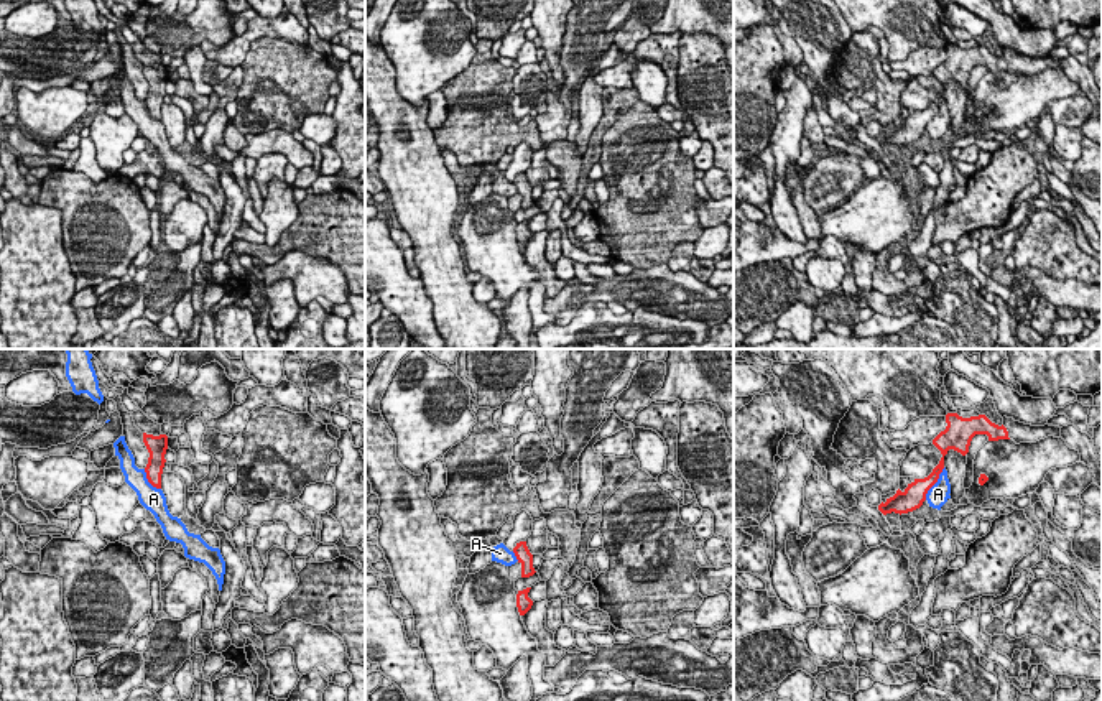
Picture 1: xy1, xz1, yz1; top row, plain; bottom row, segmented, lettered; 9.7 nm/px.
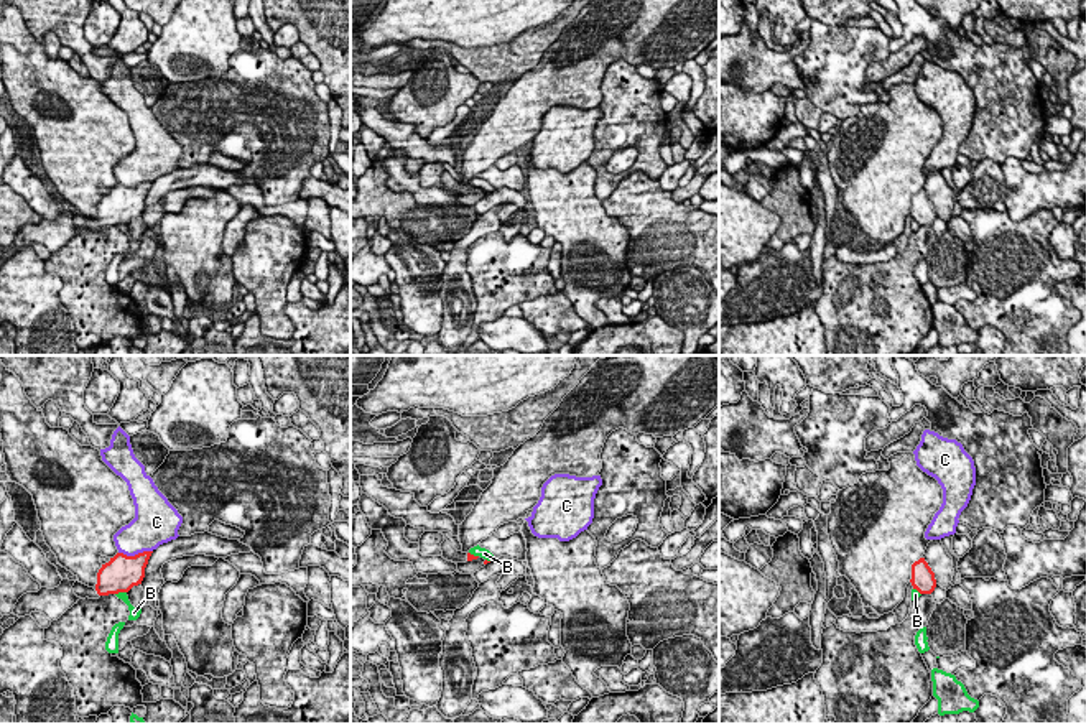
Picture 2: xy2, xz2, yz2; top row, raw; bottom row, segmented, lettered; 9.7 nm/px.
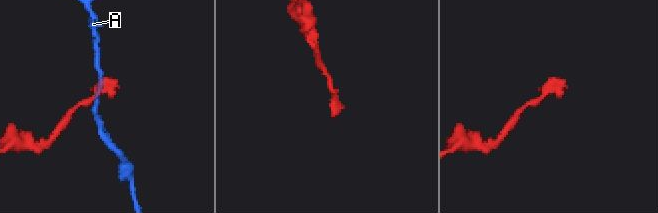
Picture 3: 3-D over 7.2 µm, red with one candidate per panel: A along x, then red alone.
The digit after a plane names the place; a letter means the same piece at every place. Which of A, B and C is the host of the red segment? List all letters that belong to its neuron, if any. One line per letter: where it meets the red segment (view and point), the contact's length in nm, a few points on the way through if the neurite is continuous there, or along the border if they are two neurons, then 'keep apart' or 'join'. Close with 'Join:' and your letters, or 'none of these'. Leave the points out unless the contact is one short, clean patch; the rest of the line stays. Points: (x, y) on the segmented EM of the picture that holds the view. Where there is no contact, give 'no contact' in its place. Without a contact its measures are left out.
A: yz1 (935, 482) | 380 nm | along yz1 (944, 468), (925, 499) | keep apart
B: xy2 (120, 591) | 120 nm | along xy2 (125, 591), (116, 594) | keep apart
C: xy2 (135, 555) | 340 nm | along xy2 (152, 550), (134, 555), (119, 553) | keep apart
Join: none of these

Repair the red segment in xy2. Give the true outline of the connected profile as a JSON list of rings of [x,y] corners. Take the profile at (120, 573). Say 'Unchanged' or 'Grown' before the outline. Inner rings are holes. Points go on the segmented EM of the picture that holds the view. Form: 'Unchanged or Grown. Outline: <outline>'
Grown. Outline: [[[143,551],[135,556],[117,553],[109,563],[102,564],[94,587],[76,581],[74,594],[81,599],[99,599],[100,596],[128,592],[133,586],[142,584],[151,553]]]

